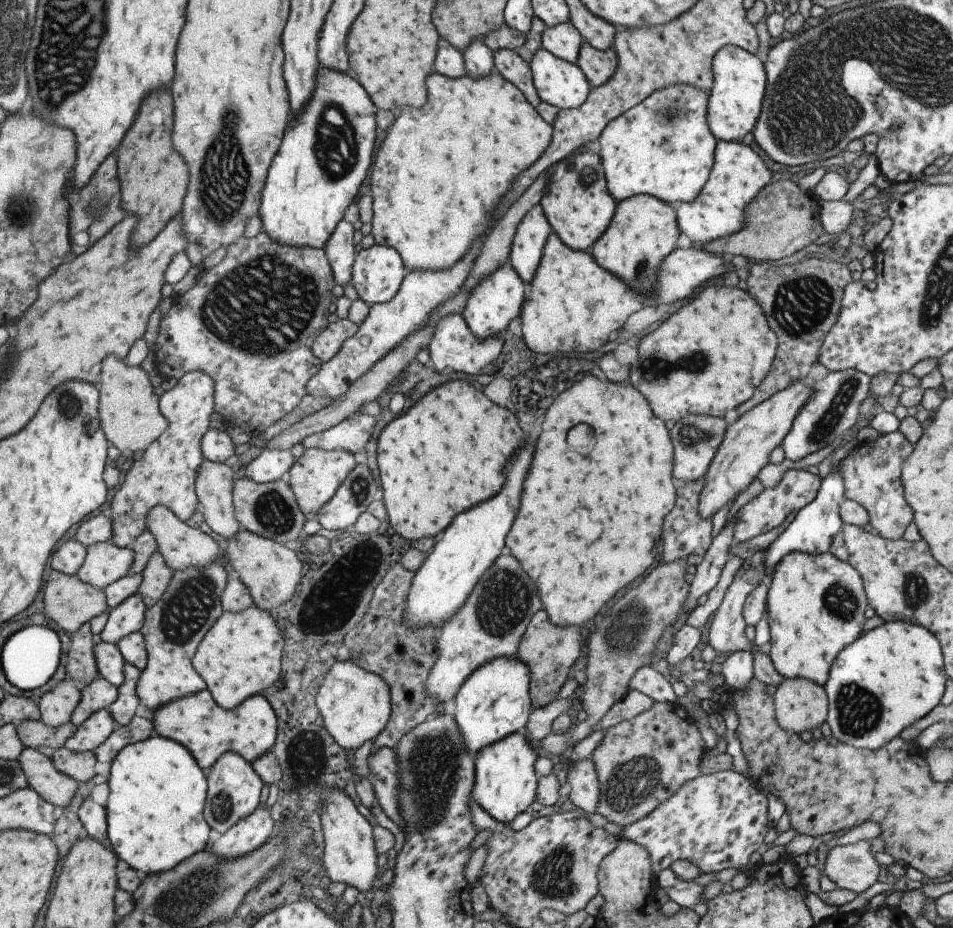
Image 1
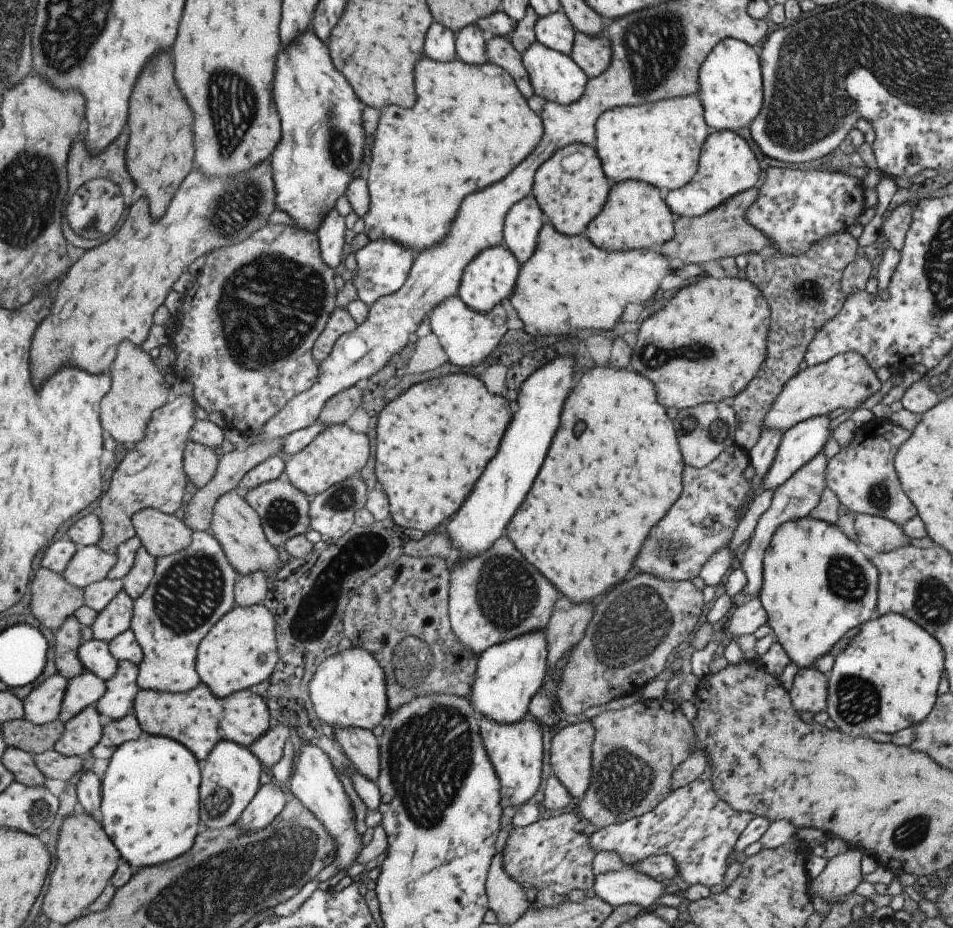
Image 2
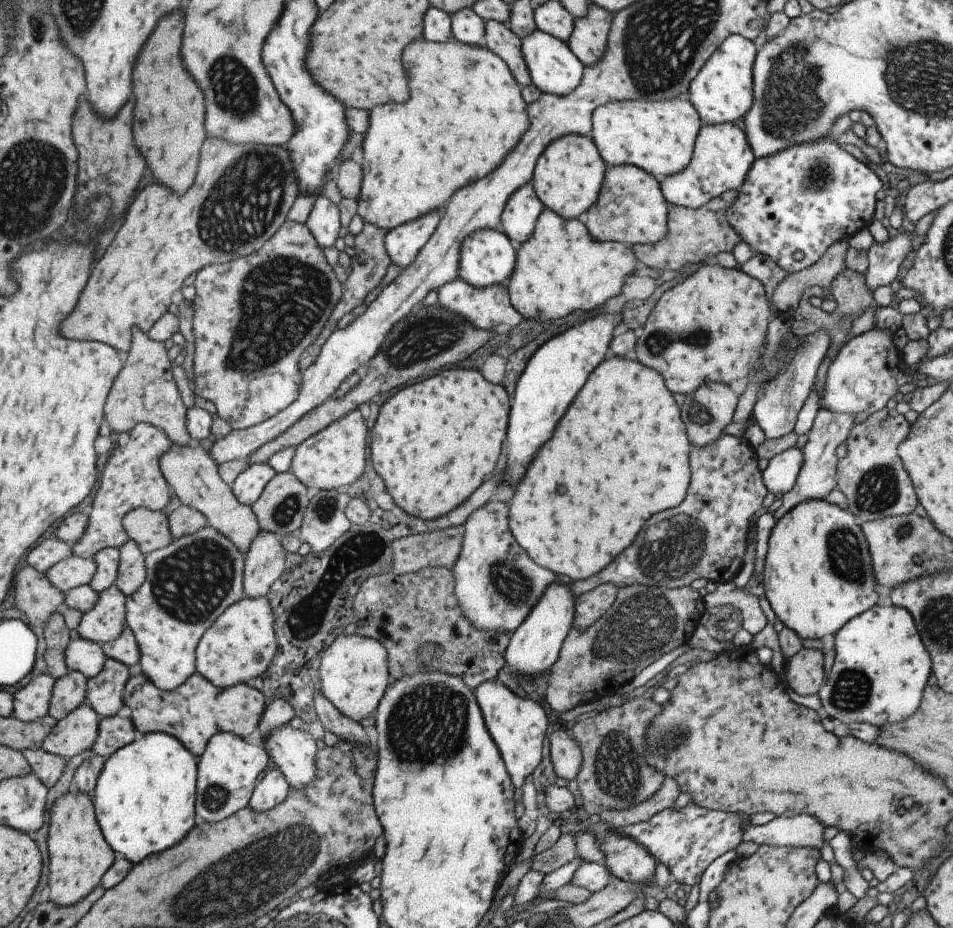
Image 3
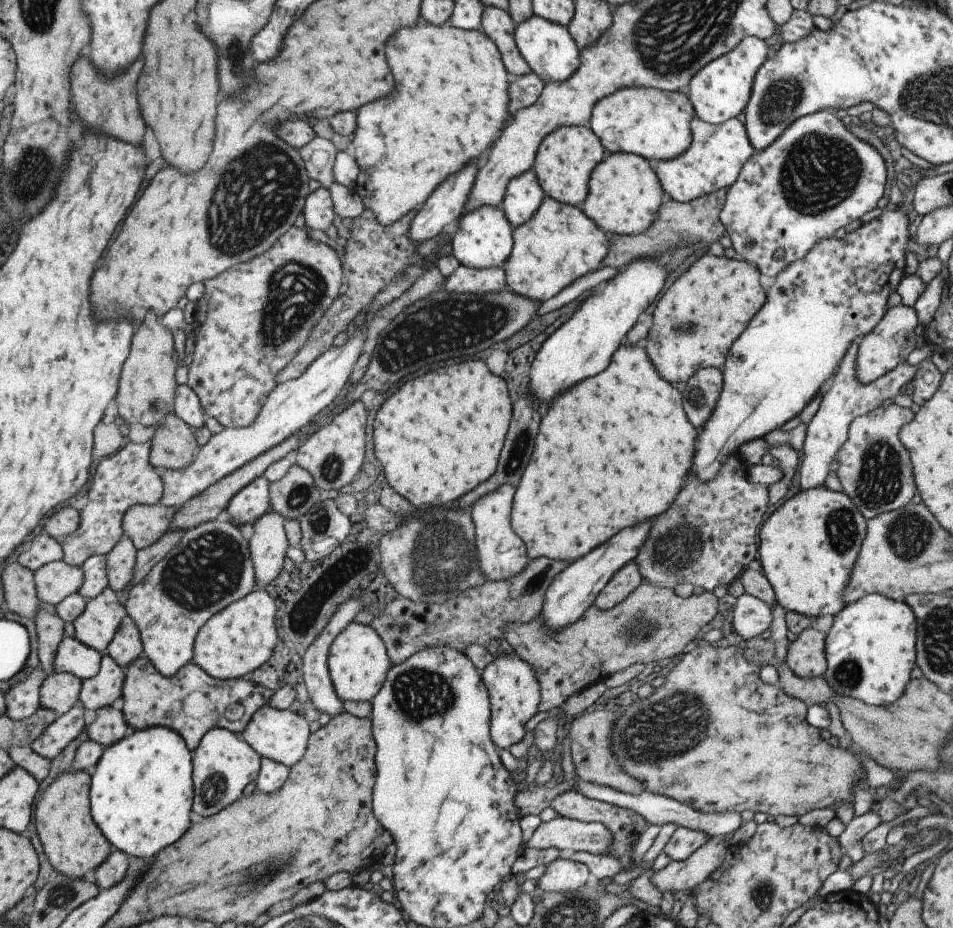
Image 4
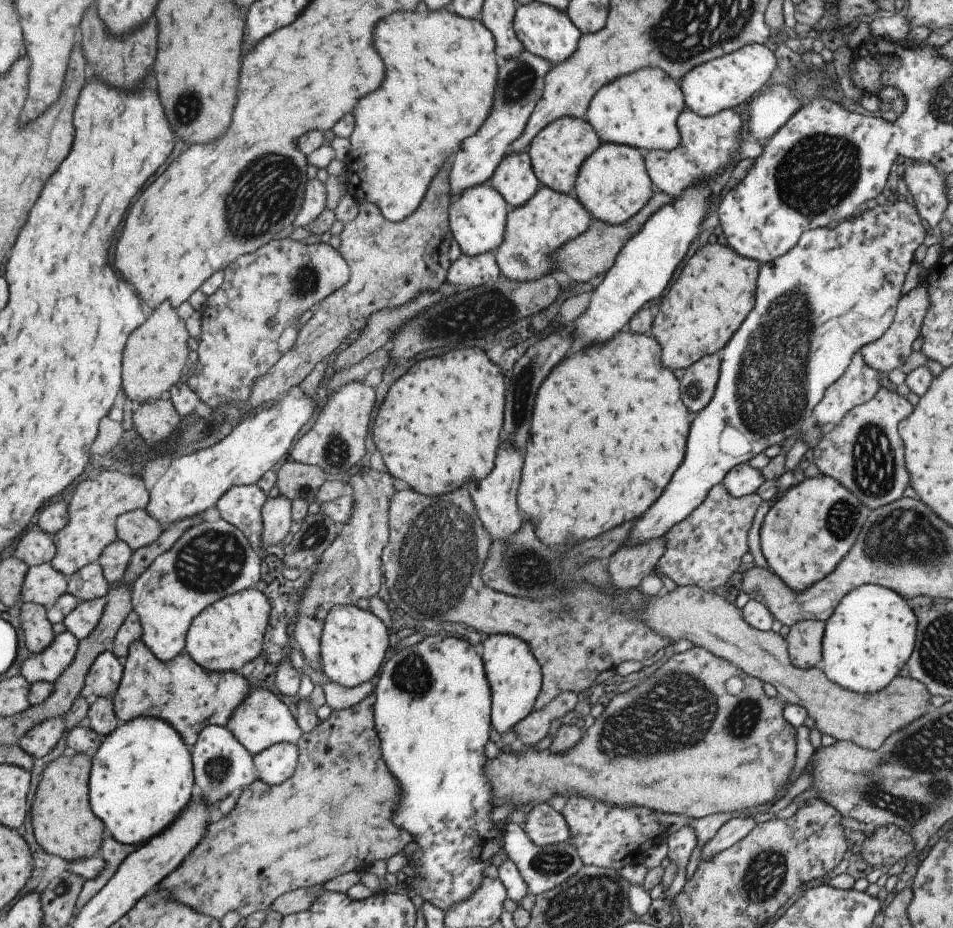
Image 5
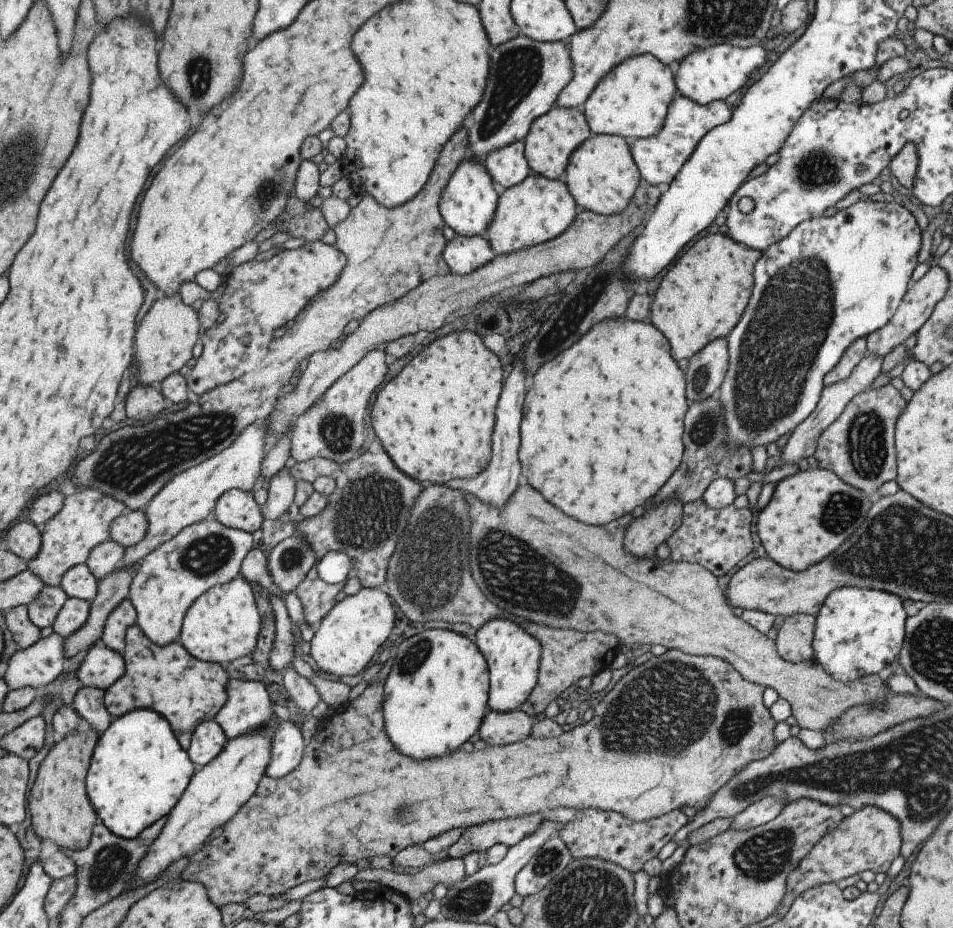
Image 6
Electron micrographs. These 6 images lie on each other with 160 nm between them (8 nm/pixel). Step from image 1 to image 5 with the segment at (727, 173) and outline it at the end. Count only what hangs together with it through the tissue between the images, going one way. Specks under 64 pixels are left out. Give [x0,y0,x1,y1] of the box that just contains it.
[643,108,763,198]

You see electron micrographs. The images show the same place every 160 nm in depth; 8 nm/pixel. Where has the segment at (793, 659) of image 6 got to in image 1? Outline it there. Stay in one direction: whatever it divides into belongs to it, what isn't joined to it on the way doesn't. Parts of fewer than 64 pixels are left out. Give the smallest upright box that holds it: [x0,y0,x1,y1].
[772,679,828,734]

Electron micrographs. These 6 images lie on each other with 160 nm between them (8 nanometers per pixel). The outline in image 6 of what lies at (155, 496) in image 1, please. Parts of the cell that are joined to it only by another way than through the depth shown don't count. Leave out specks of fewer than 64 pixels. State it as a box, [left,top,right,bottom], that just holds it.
[26,490,126,587]

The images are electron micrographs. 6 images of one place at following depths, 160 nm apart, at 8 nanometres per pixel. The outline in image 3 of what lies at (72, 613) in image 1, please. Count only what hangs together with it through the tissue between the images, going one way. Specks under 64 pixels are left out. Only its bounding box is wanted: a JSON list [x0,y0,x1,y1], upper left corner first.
[15,568,64,625]

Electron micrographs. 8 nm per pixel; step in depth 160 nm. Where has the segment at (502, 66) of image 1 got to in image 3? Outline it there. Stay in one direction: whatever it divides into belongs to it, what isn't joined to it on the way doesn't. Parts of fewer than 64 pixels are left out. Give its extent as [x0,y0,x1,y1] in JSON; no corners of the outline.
[484,21,530,86]

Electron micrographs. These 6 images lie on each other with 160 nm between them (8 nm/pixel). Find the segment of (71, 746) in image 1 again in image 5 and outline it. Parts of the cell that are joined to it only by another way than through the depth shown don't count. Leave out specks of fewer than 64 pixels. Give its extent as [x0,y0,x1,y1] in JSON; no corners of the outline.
[18,717,67,759]

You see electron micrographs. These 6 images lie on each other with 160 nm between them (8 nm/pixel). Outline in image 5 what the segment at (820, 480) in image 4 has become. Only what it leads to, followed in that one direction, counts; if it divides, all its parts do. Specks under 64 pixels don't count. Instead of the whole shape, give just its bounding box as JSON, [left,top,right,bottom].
[811,351,879,432]

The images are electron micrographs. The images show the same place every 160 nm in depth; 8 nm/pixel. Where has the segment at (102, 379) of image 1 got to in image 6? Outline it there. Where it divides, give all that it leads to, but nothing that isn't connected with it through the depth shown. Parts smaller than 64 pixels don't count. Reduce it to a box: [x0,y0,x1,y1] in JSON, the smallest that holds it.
[132,293,198,385]

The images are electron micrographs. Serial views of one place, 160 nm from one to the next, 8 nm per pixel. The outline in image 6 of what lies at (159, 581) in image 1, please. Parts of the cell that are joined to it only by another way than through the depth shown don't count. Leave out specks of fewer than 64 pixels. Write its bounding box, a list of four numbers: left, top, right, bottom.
[85,538,124,580]

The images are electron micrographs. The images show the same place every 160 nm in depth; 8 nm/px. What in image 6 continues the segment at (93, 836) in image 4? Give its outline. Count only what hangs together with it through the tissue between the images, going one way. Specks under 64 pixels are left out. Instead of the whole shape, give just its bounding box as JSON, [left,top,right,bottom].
[29,729,97,850]

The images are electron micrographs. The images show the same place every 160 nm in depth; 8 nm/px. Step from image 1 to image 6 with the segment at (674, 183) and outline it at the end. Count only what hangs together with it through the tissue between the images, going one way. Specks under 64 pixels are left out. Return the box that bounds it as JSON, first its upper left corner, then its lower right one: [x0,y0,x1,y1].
[581,56,676,140]

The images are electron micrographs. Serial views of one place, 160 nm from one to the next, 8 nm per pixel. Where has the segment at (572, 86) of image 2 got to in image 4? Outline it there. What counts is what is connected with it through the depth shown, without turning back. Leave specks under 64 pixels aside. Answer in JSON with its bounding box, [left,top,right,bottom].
[512,15,580,82]

